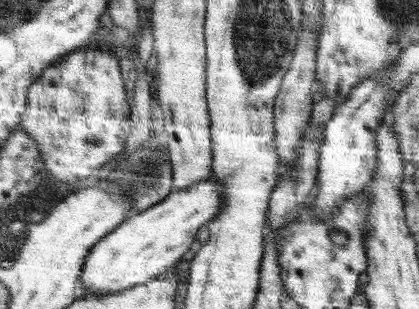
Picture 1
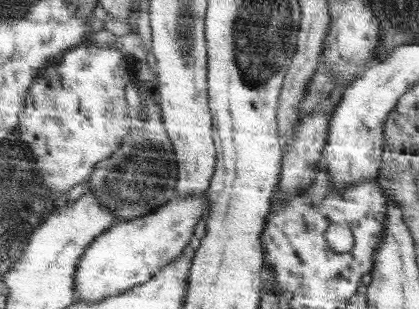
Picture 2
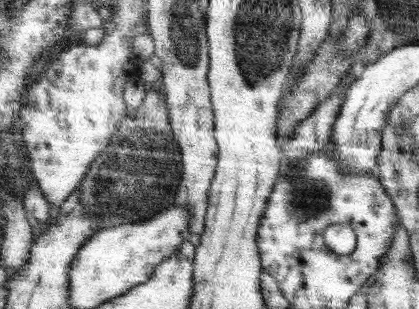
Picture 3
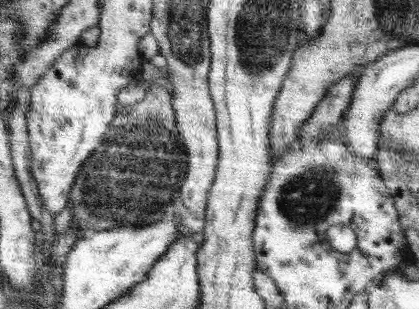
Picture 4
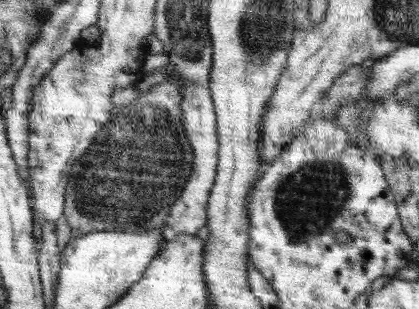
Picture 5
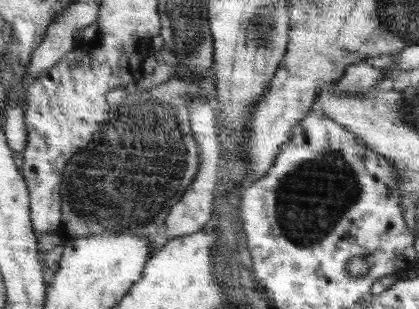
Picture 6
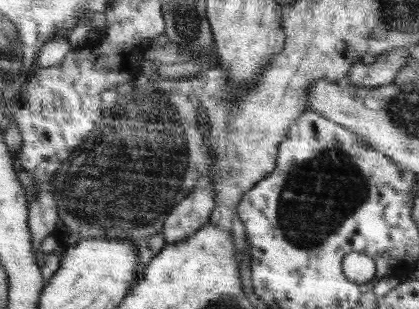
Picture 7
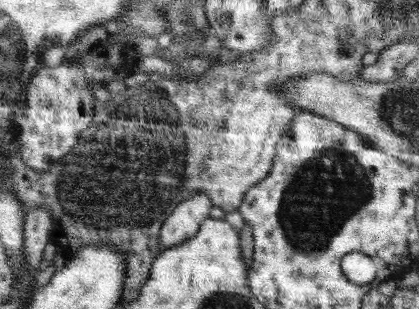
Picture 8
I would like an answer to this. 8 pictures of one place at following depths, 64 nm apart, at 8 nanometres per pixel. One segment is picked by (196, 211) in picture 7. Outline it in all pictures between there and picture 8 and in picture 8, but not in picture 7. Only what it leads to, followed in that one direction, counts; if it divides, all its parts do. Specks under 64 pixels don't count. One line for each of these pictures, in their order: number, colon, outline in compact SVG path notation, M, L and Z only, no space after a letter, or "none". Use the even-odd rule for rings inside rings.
8: M199 194L187 202L183 202L173 214L171 218L161 226L161 240L159 240L159 248L165 252L169 248L187 244L191 238L195 238L203 226L203 222L207 222L211 216L211 208L215 206L215 202L209 198L209 194Z

